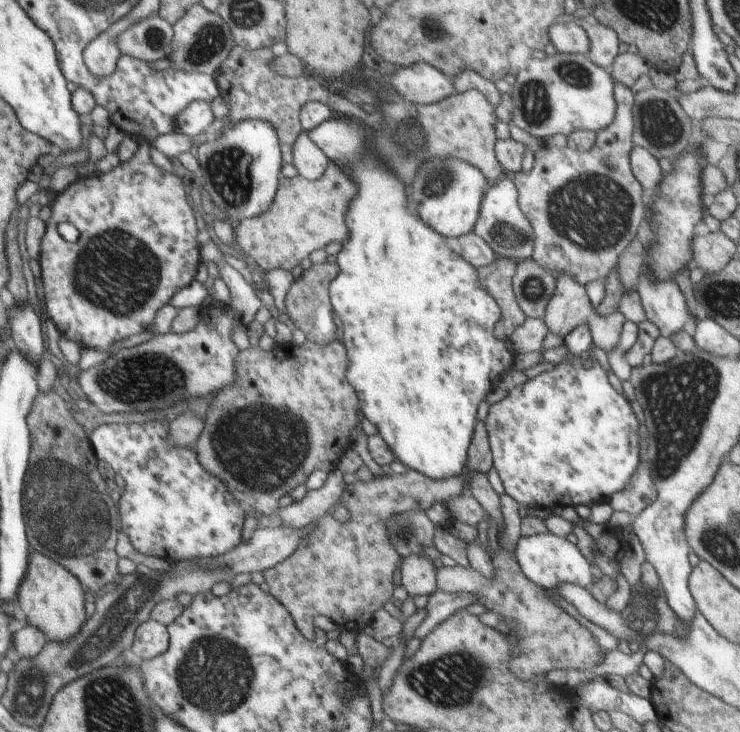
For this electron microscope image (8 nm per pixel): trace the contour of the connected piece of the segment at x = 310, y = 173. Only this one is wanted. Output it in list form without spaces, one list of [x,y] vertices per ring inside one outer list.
[[[302,131],[293,144],[293,159],[291,164],[299,175],[307,180],[318,179],[328,165],[328,158],[311,142],[306,131]]]

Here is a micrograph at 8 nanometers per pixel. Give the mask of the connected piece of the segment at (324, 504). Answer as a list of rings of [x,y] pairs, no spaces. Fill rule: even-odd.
[[[335,469],[328,472],[326,477],[320,488],[307,491],[300,501],[293,501],[277,511],[282,520],[281,525],[306,528],[330,511],[344,492],[343,473]]]

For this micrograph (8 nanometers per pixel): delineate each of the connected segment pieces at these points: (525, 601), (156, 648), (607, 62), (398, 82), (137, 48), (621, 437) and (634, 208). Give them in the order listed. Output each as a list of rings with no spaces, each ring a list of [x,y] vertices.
[[[496,547],[496,550],[491,556],[492,565],[494,568],[494,575],[492,579],[481,576],[475,572],[470,566],[463,568],[460,565],[453,567],[439,567],[436,570],[436,588],[446,593],[467,593],[475,594],[476,602],[483,604],[487,610],[495,612],[503,618],[506,622],[500,623],[498,629],[503,630],[503,634],[507,633],[516,638],[520,650],[518,654],[512,657],[510,661],[510,671],[518,679],[531,679],[539,676],[544,676],[549,670],[565,670],[573,668],[575,670],[589,669],[594,665],[598,665],[602,659],[599,654],[604,653],[603,650],[595,641],[595,638],[583,626],[580,626],[573,618],[567,615],[563,610],[553,605],[543,594],[540,586],[533,584],[518,567],[515,562],[514,555],[507,553],[503,549]]]
[[[149,618],[135,626],[130,649],[137,658],[147,660],[160,655],[168,645],[168,632],[165,625]]]
[[[582,22],[580,25],[590,44],[585,56],[591,62],[609,71],[609,66],[614,64],[617,57],[617,48],[619,48],[617,46],[617,36],[615,36],[616,32],[614,29],[598,22],[590,25]]]
[[[411,63],[401,67],[389,76],[388,84],[403,100],[417,106],[443,102],[443,98],[453,92],[447,75],[441,74],[439,69],[435,70],[434,65],[425,63]]]
[[[158,14],[140,20],[124,30],[116,40],[121,55],[144,62],[157,62],[171,52],[172,25]]]
[[[585,324],[575,327],[563,338],[569,360],[512,388],[507,397],[493,403],[488,409],[484,427],[492,466],[502,482],[504,493],[519,504],[537,504],[551,510],[555,505],[575,507],[587,502],[606,502],[610,494],[619,492],[625,486],[626,480],[636,469],[639,462],[637,430],[640,425],[627,400],[611,388],[604,370],[576,359],[582,350],[590,348],[591,343],[590,328]]]
[[[618,83],[614,87],[614,96],[616,102],[616,116],[613,123],[603,131],[597,131],[595,142],[591,148],[586,151],[580,151],[579,149],[572,149],[569,147],[556,147],[553,144],[540,145],[540,149],[533,151],[534,161],[532,167],[528,172],[521,172],[510,175],[514,180],[514,184],[519,191],[519,200],[521,204],[522,212],[527,216],[532,229],[534,230],[534,255],[532,259],[548,272],[555,270],[555,272],[563,273],[574,277],[579,284],[587,284],[587,282],[595,282],[597,278],[605,278],[609,274],[609,270],[617,264],[617,256],[623,252],[623,248],[631,242],[631,238],[635,236],[635,230],[639,228],[639,222],[643,218],[643,204],[641,204],[641,185],[631,170],[629,170],[629,150],[631,150],[631,128],[634,128],[633,122],[633,94],[629,92],[627,85]]]

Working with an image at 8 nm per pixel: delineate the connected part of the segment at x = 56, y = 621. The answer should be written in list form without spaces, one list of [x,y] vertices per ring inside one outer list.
[[[32,550],[27,578],[23,581],[18,594],[18,604],[26,615],[27,624],[43,631],[49,642],[67,643],[82,631],[88,621],[87,610],[85,610],[85,592],[84,586],[74,573],[47,555]]]

